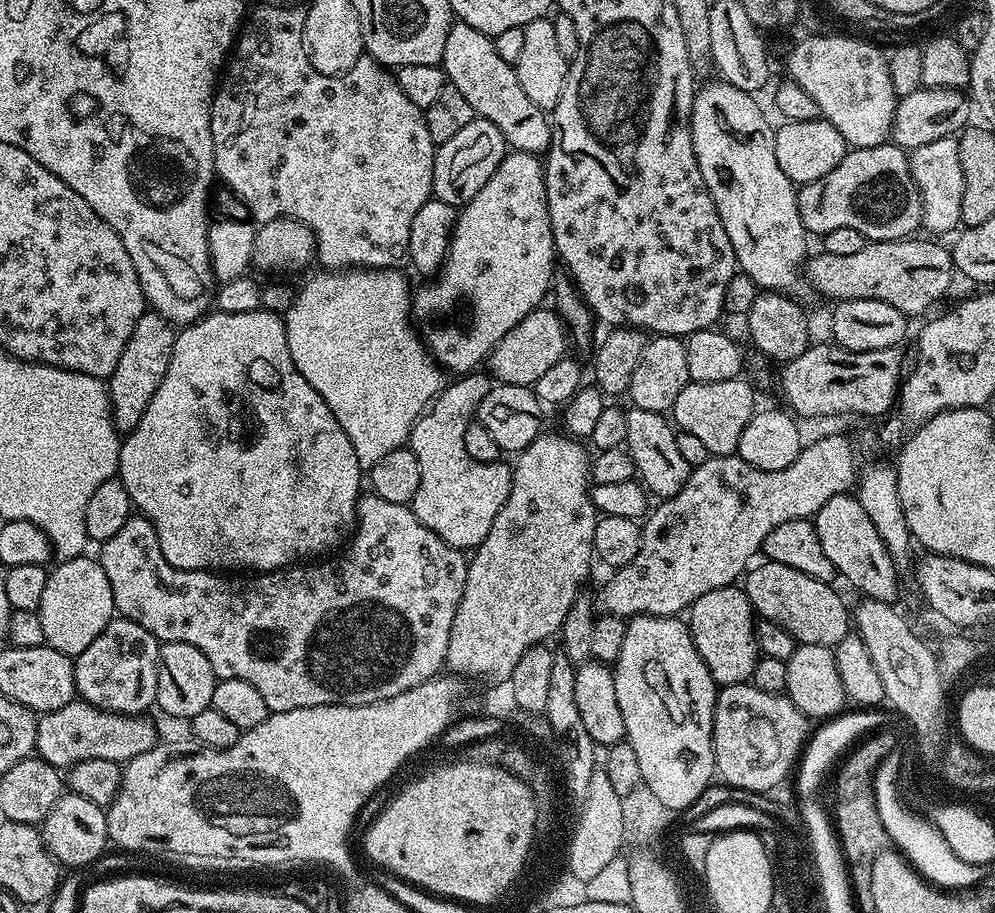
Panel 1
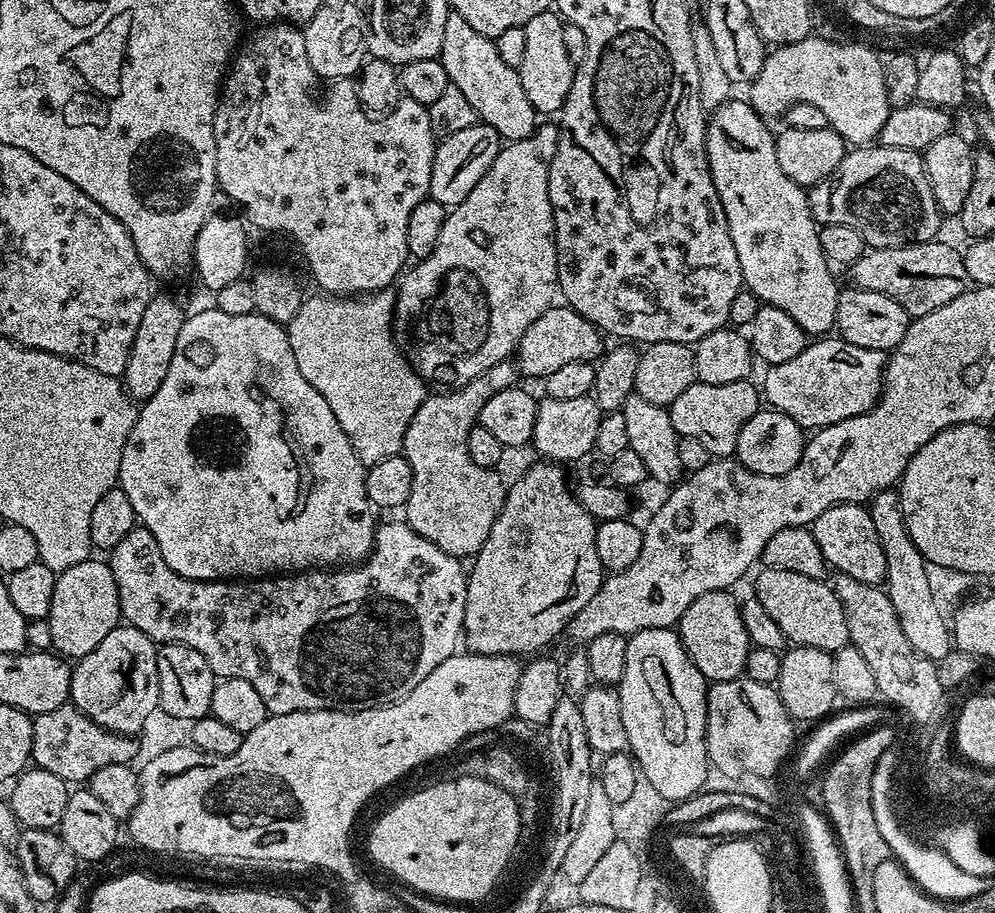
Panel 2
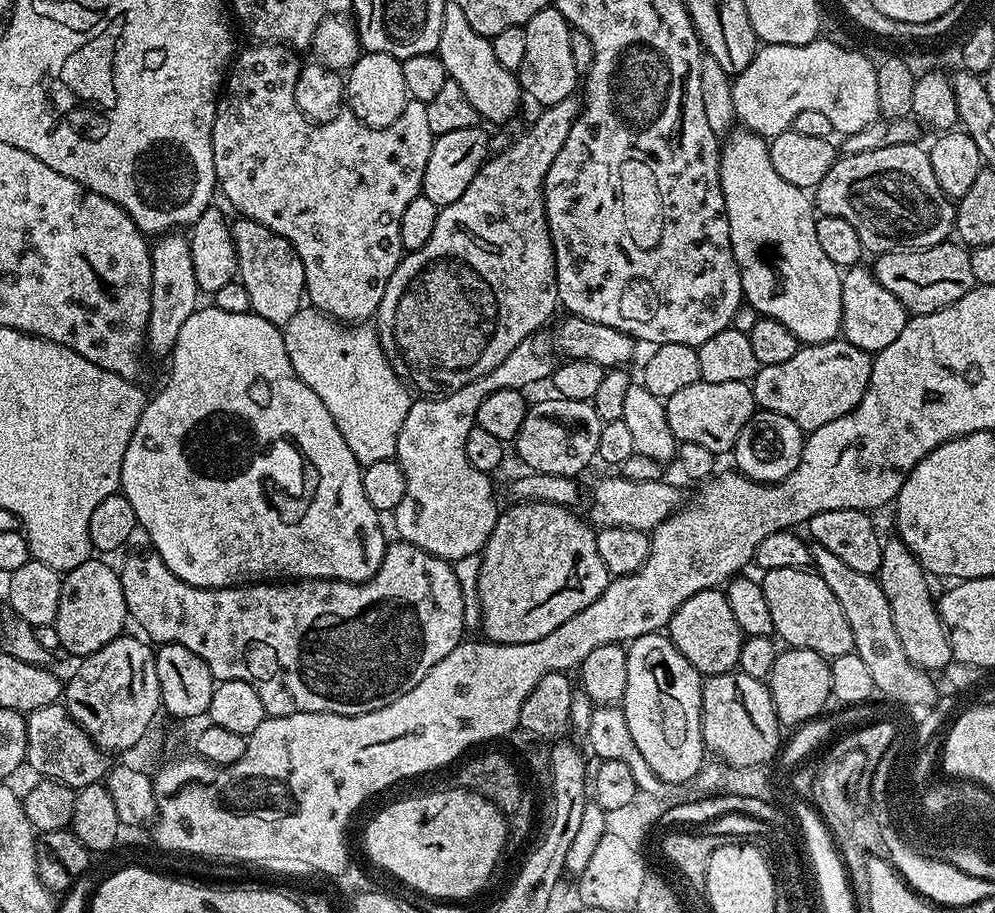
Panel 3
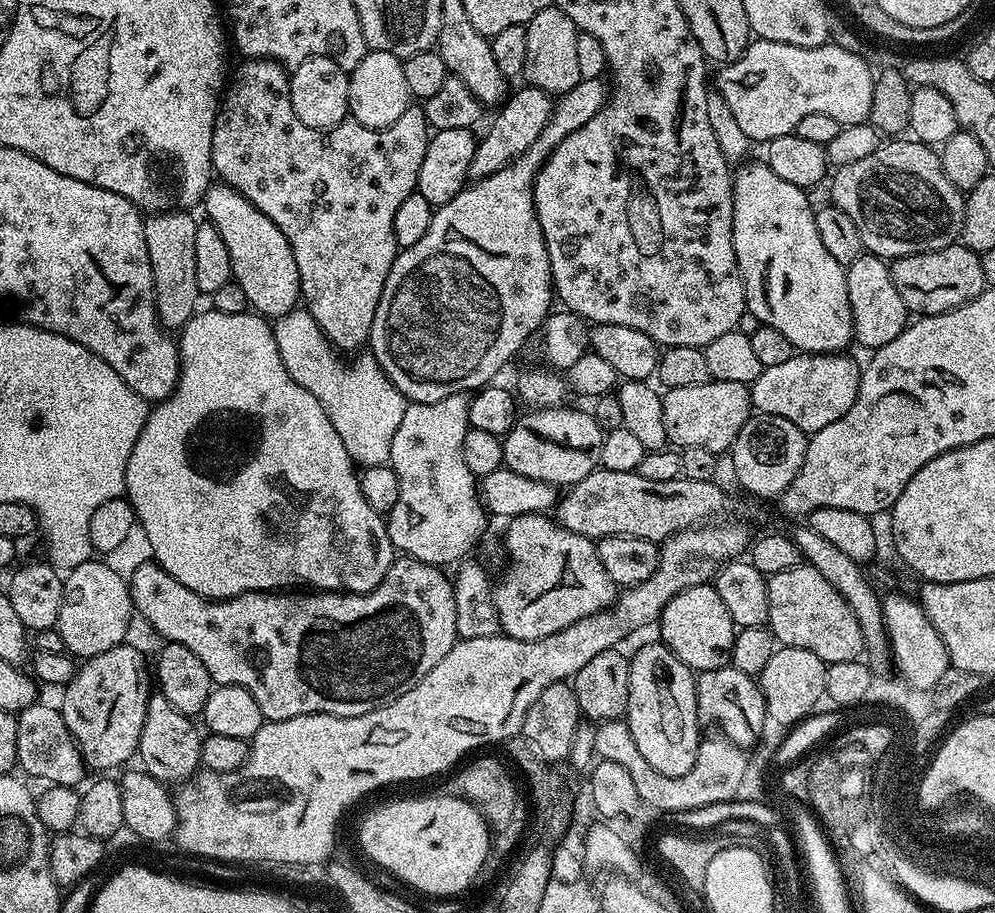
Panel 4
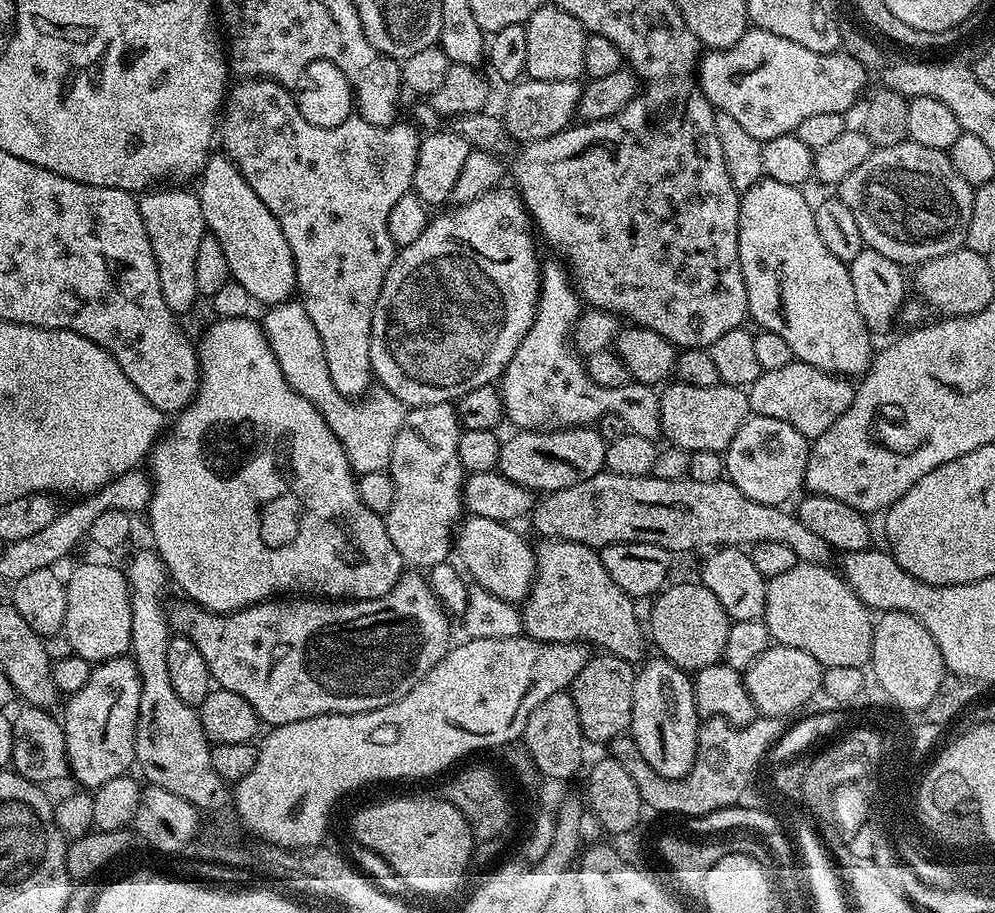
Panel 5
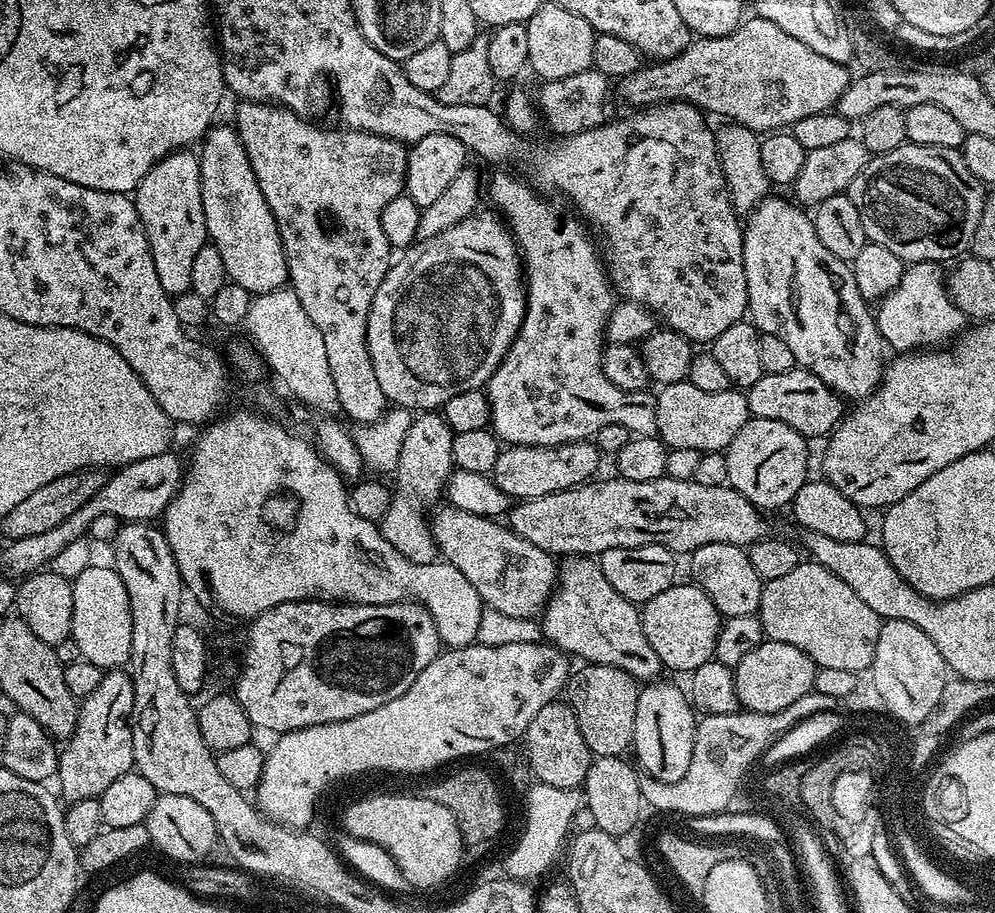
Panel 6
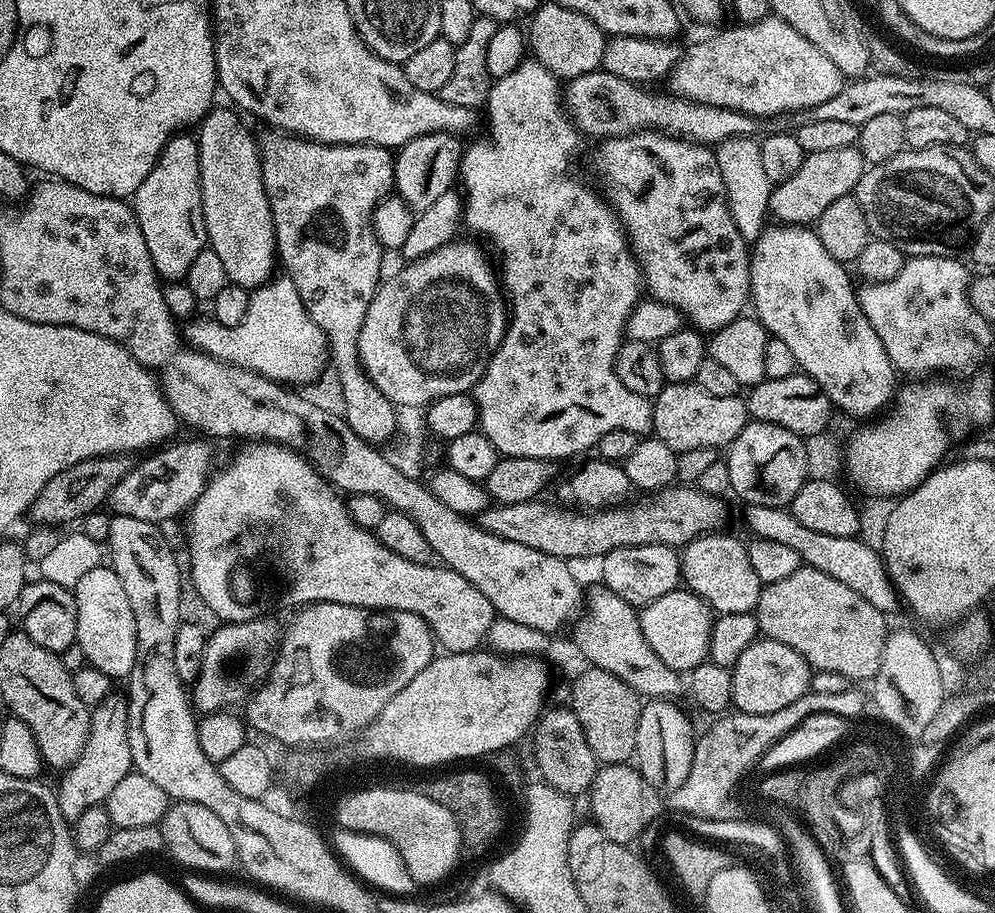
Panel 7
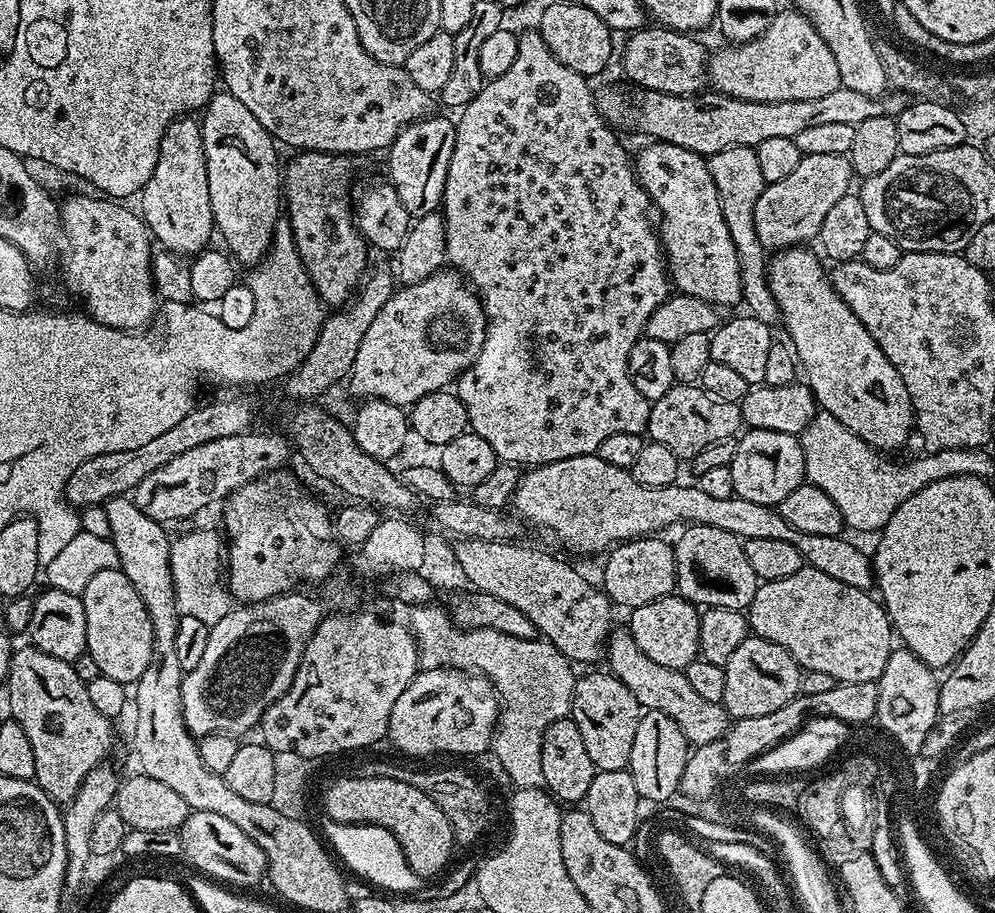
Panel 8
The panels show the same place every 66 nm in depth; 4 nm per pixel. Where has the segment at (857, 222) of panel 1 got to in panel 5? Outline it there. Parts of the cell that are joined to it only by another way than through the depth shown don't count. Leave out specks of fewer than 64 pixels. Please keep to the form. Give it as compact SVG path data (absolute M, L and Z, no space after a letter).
M911 142L875 149L870 154L870 158L866 158L866 162L862 162L862 166L858 166L858 170L850 170L848 177L839 184L838 198L842 202L846 202L846 206L850 206L854 219L858 221L858 230L862 230L865 245L878 250L878 254L886 254L886 258L890 258L895 264L901 266L909 266L908 264L919 266L930 258L938 258L942 254L957 252L960 248L965 247L970 230L970 216L974 210L973 185L968 184L966 178L962 178L962 174L958 174L958 170L954 170L954 162L950 162L948 153L942 150L930 150L930 146L918 146Z

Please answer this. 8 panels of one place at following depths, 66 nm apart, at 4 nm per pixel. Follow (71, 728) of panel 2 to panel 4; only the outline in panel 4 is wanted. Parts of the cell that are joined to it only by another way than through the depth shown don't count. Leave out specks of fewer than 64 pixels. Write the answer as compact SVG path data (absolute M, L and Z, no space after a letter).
M43 702L26 706L26 710L22 710L16 716L16 725L18 726L16 763L19 771L25 772L23 773L25 777L33 776L36 780L45 780L43 782L45 785L61 788L76 788L85 783L84 756L80 753L75 738L70 734L59 707L52 705L51 708Z

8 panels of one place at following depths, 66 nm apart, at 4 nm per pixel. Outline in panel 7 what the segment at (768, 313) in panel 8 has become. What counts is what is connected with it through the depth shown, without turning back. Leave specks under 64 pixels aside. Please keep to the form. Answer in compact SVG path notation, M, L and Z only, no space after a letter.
M751 136L730 138L715 145L714 151L718 170L722 170L722 182L726 186L726 198L730 214L734 218L734 226L738 226L738 234L742 234L744 240L754 242L765 230L770 216L768 203L774 187L770 178L766 178L766 169L762 167L760 140Z

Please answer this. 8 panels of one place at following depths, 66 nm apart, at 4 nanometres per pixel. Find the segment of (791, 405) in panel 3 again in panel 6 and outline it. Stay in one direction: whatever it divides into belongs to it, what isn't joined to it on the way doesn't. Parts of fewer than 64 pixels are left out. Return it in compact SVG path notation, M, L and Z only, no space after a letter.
M799 366L786 374L764 374L762 378L758 378L758 382L754 382L754 386L746 389L746 395L748 410L753 417L782 422L798 430L798 434L802 434L805 438L827 437L846 412L845 401L830 385Z

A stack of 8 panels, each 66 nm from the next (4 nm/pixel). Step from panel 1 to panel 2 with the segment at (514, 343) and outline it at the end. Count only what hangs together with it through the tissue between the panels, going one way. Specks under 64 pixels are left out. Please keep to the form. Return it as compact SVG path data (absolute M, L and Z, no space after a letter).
M553 306L538 318L538 322L534 322L534 326L530 326L530 330L526 330L526 334L522 334L520 343L516 345L514 363L521 377L543 378L569 362L599 361L606 351L603 339L600 329L582 318L582 314L567 306Z

